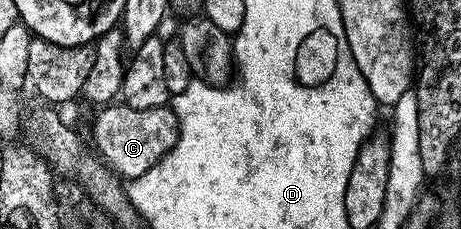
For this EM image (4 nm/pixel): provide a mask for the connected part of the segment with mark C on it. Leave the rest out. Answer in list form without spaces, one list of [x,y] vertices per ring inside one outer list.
[[[108,104],[98,111],[91,134],[95,137],[94,149],[100,158],[124,180],[130,180],[149,172],[153,164],[160,162],[175,147],[179,135],[179,121],[170,105],[157,108],[129,108],[122,104]]]

